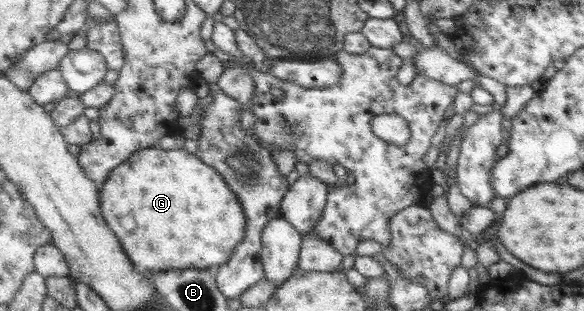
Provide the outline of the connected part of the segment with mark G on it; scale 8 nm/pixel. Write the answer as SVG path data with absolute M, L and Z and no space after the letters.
M159 147L138 151L112 170L100 188L100 207L104 219L120 238L132 263L145 272L174 268L215 271L231 259L232 252L246 237L248 218L235 191L228 187L223 175L215 167L188 151Z

